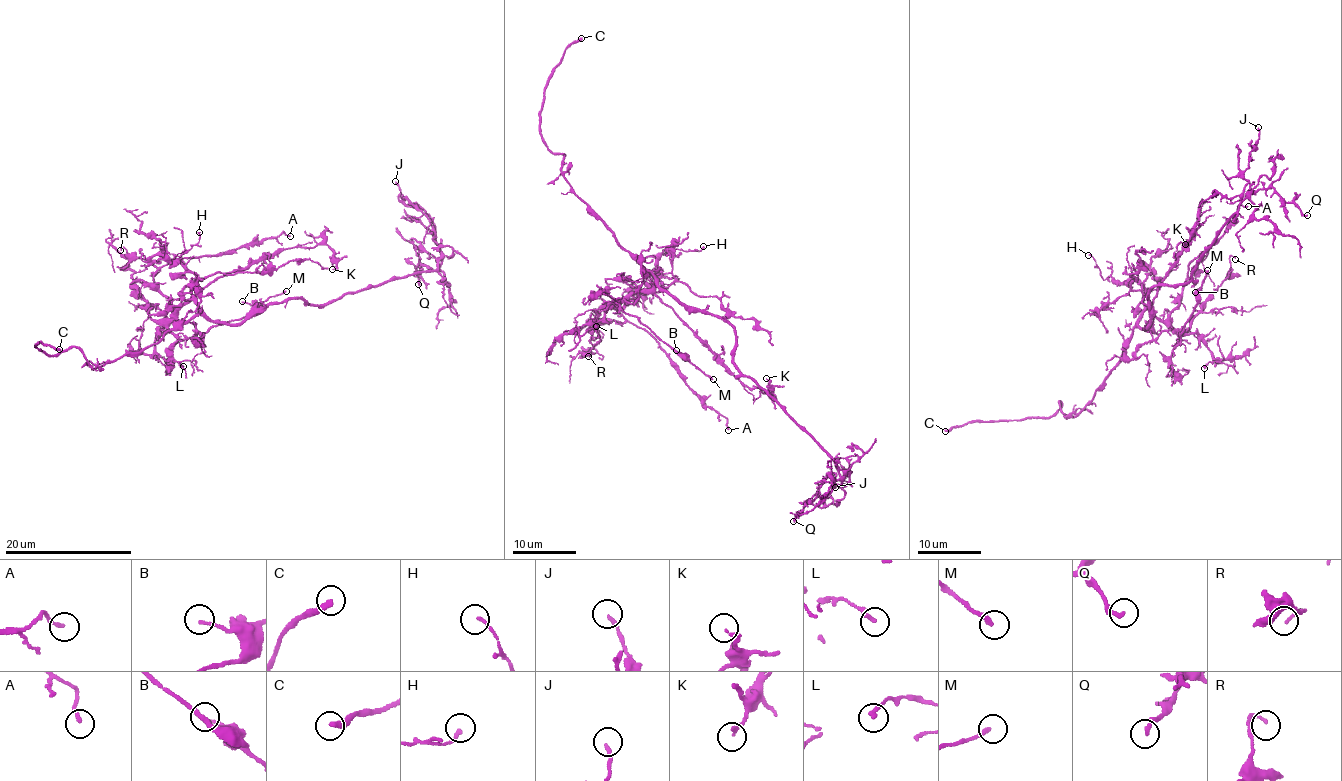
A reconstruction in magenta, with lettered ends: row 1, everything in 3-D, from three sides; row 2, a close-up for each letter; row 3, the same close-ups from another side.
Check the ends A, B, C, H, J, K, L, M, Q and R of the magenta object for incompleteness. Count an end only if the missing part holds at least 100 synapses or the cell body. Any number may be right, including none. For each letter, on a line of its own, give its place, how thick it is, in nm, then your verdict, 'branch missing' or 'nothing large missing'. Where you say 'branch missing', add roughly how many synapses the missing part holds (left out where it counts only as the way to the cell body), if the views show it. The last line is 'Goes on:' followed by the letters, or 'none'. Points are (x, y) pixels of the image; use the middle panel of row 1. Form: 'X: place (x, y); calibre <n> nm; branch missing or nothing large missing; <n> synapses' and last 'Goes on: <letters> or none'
A: place (728, 430); calibre 180 nm; nothing large missing
B: place (676, 350); calibre 130 nm; nothing large missing
C: place (581, 38); calibre 300 nm; branch missing
H: place (703, 246); calibre 130 nm; nothing large missing
J: place (835, 487); calibre 150 nm; nothing large missing
K: place (766, 378); calibre 190 nm; nothing large missing
L: place (596, 326); calibre 240 nm; nothing large missing
M: place (713, 379); calibre 220 nm; nothing large missing
Q: place (793, 521); calibre 220 nm; nothing large missing
R: place (588, 356); calibre 140 nm; nothing large missing
Goes on: C

